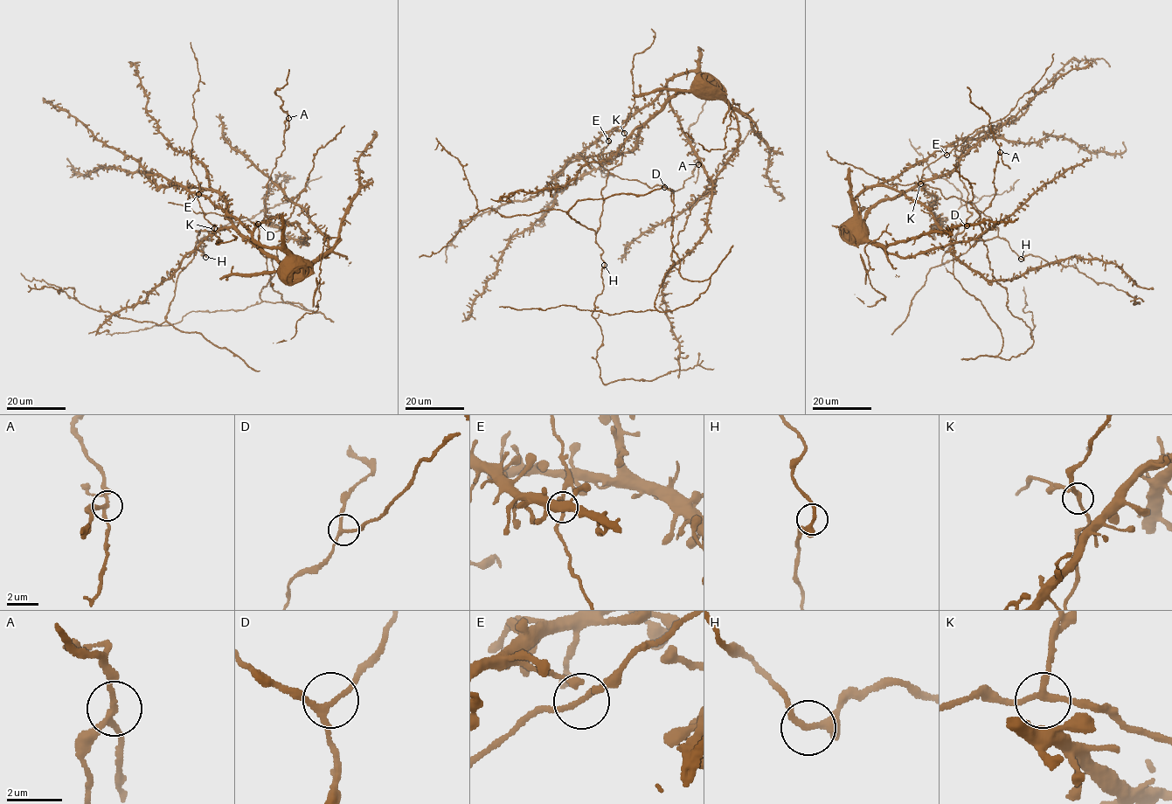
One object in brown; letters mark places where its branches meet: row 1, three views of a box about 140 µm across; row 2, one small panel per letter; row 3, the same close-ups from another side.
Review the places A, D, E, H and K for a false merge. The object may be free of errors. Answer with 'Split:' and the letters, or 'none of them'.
Split: A

